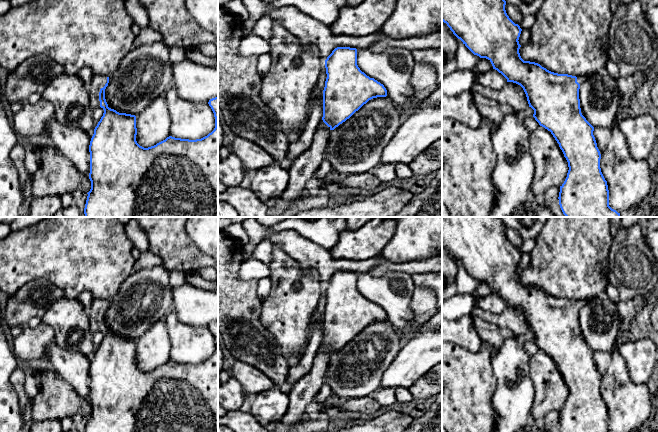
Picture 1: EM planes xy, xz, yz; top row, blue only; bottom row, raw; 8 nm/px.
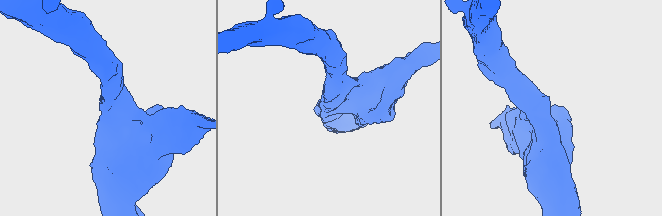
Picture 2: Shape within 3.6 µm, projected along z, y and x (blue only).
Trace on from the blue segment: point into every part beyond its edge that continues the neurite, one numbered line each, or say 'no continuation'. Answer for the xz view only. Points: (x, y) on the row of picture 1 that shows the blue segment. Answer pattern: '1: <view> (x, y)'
1: xz (302, 169)

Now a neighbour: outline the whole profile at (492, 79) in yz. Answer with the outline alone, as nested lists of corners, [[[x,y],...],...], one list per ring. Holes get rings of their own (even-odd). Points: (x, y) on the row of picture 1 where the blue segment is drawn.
[[[495,69],[475,75],[475,79],[484,87],[501,90],[508,83],[507,79]]]

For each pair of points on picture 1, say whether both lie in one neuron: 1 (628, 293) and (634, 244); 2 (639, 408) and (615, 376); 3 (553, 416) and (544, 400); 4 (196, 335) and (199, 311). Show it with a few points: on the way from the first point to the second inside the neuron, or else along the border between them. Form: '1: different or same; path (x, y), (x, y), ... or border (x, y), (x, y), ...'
1: same; path (631, 281), (631, 256)
2: same; path (631, 400), (616, 384)
3: different; border (559, 410), (550, 410), (543, 417)
4: different; border (176, 316), (186, 324), (207, 327)

